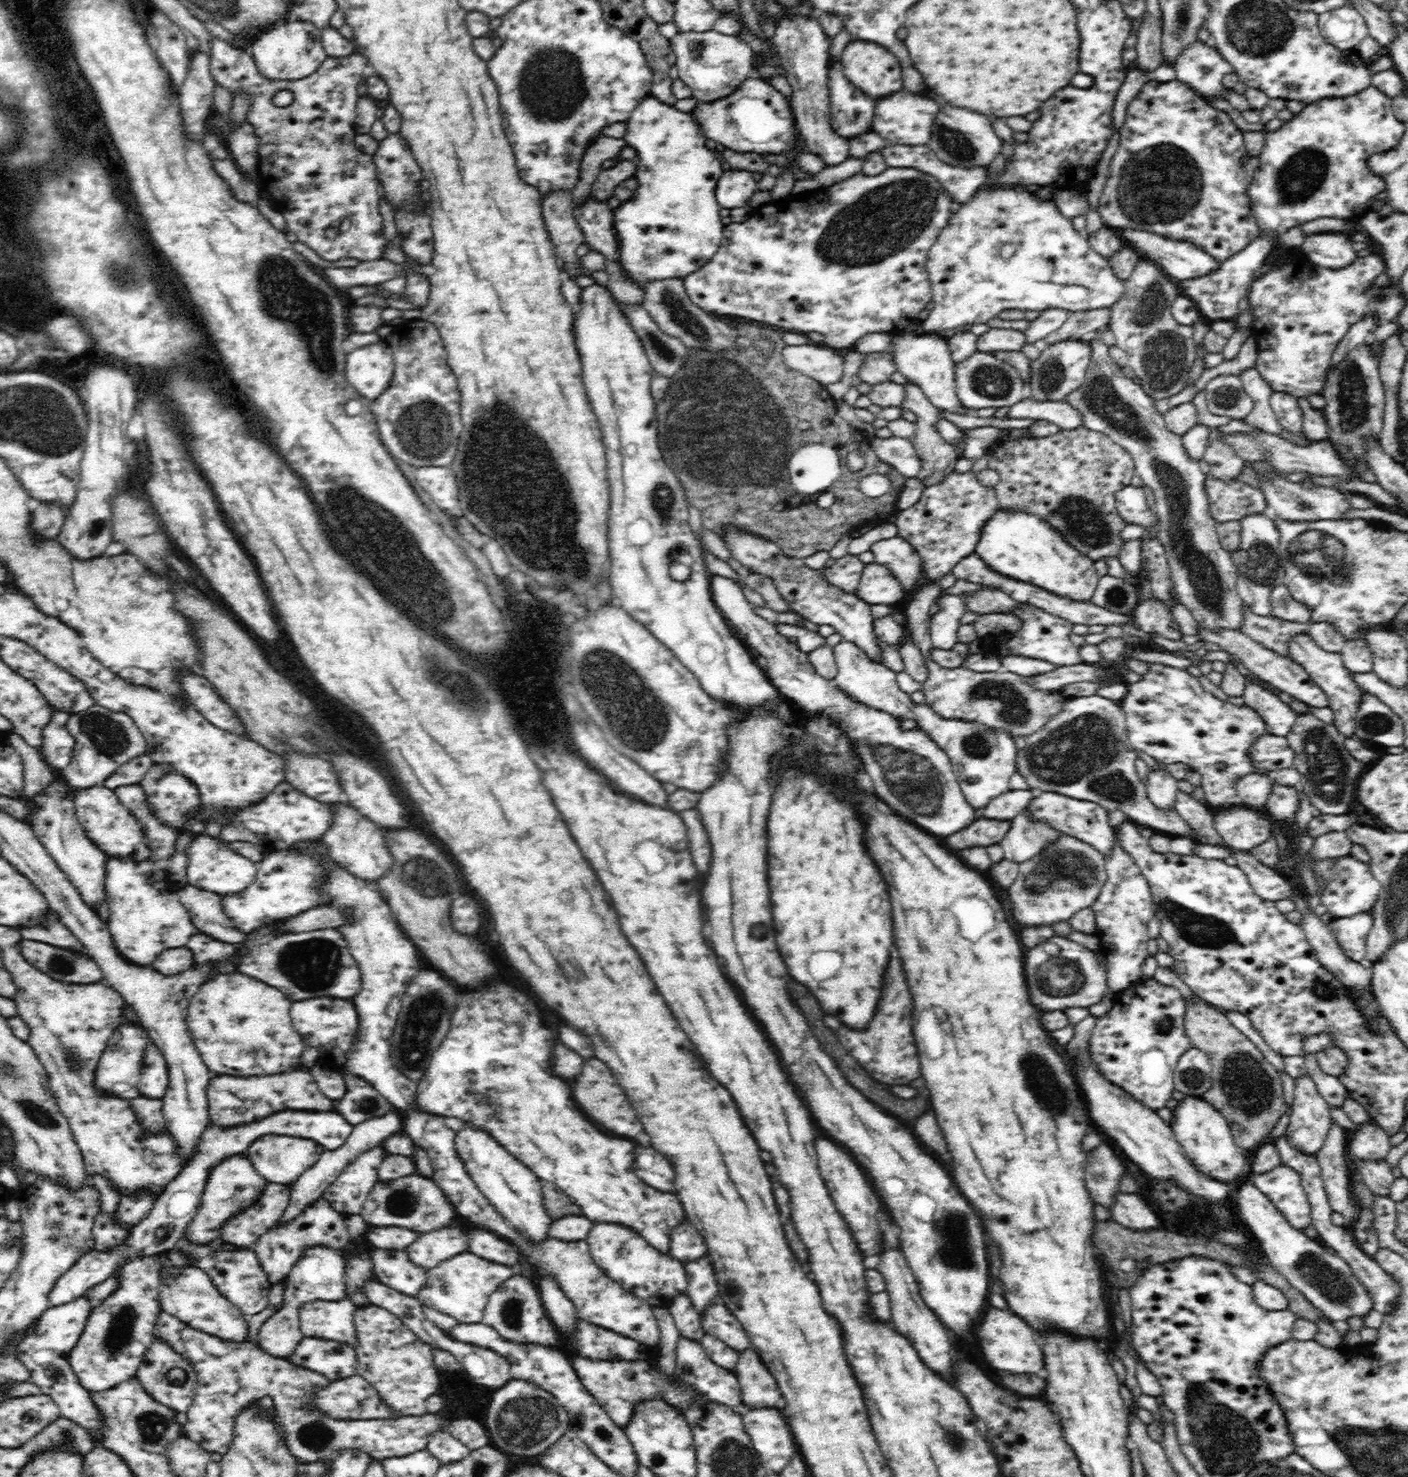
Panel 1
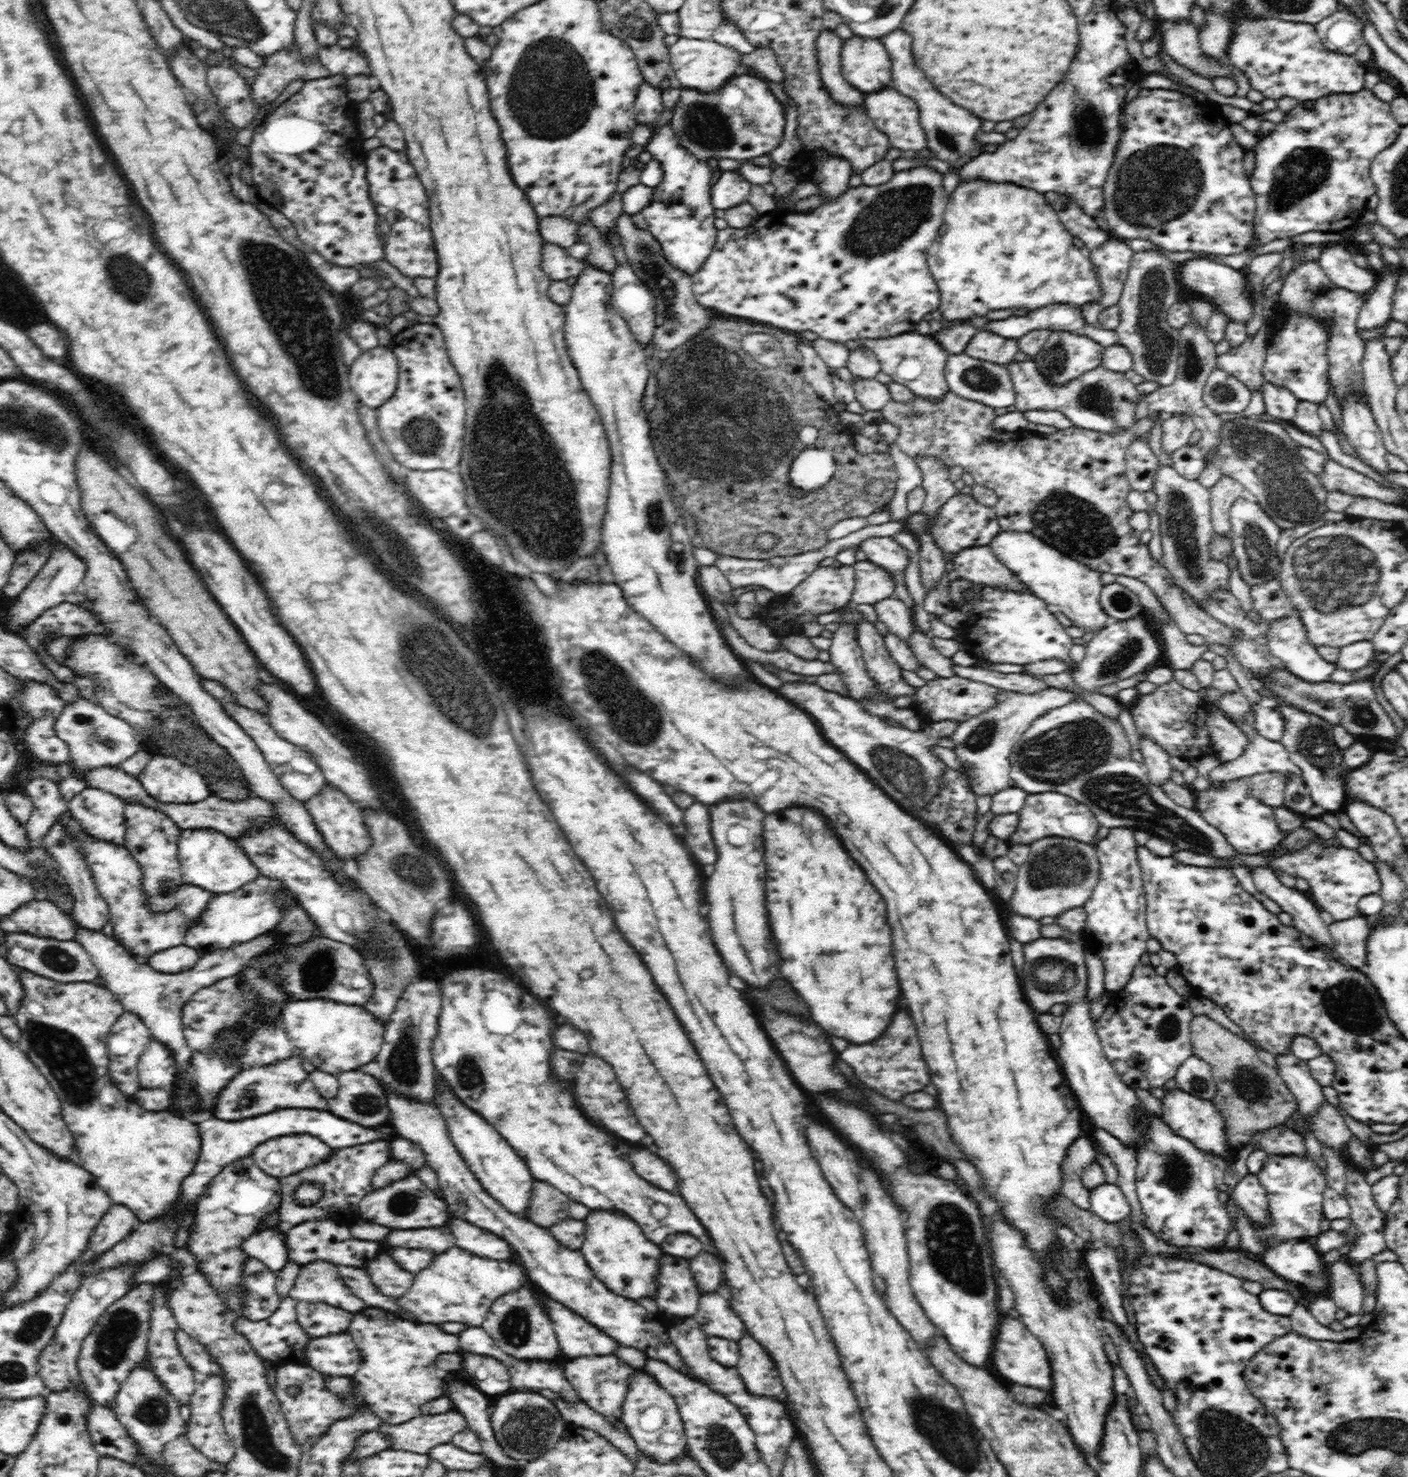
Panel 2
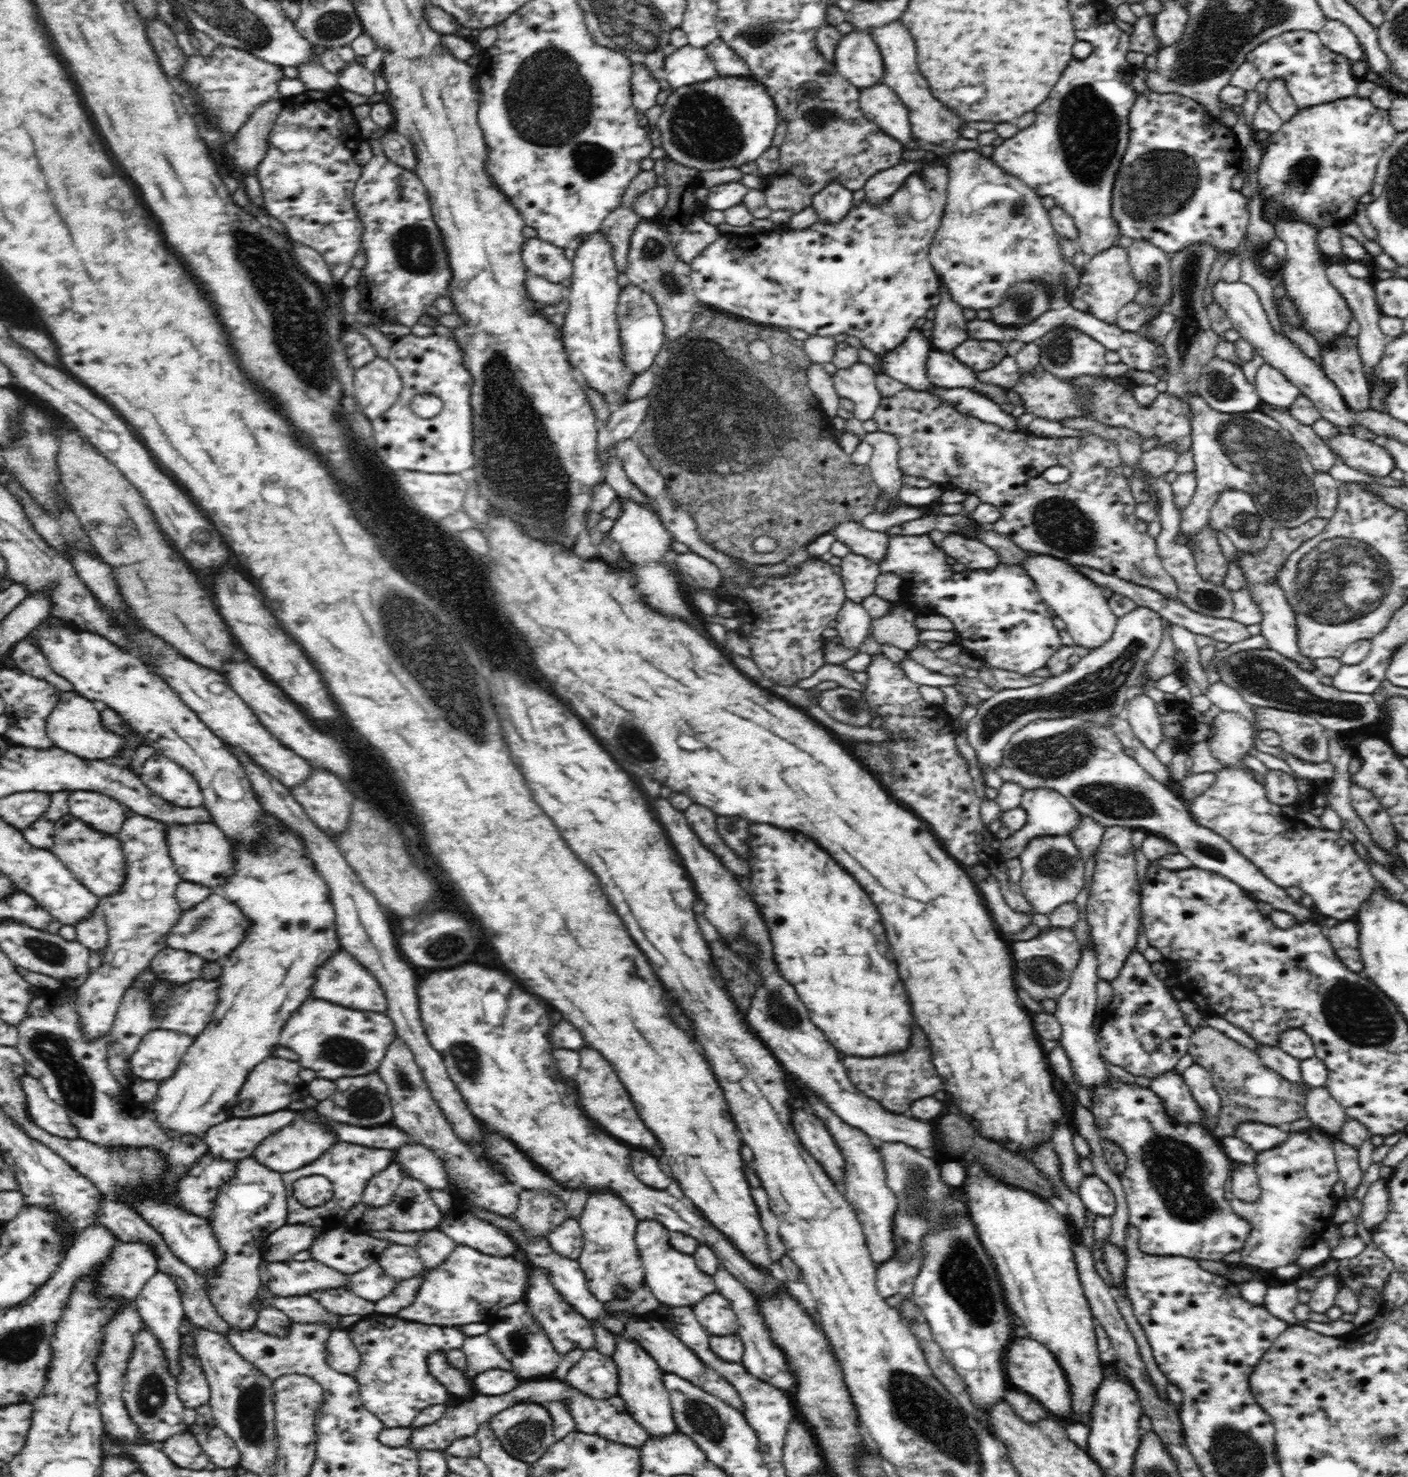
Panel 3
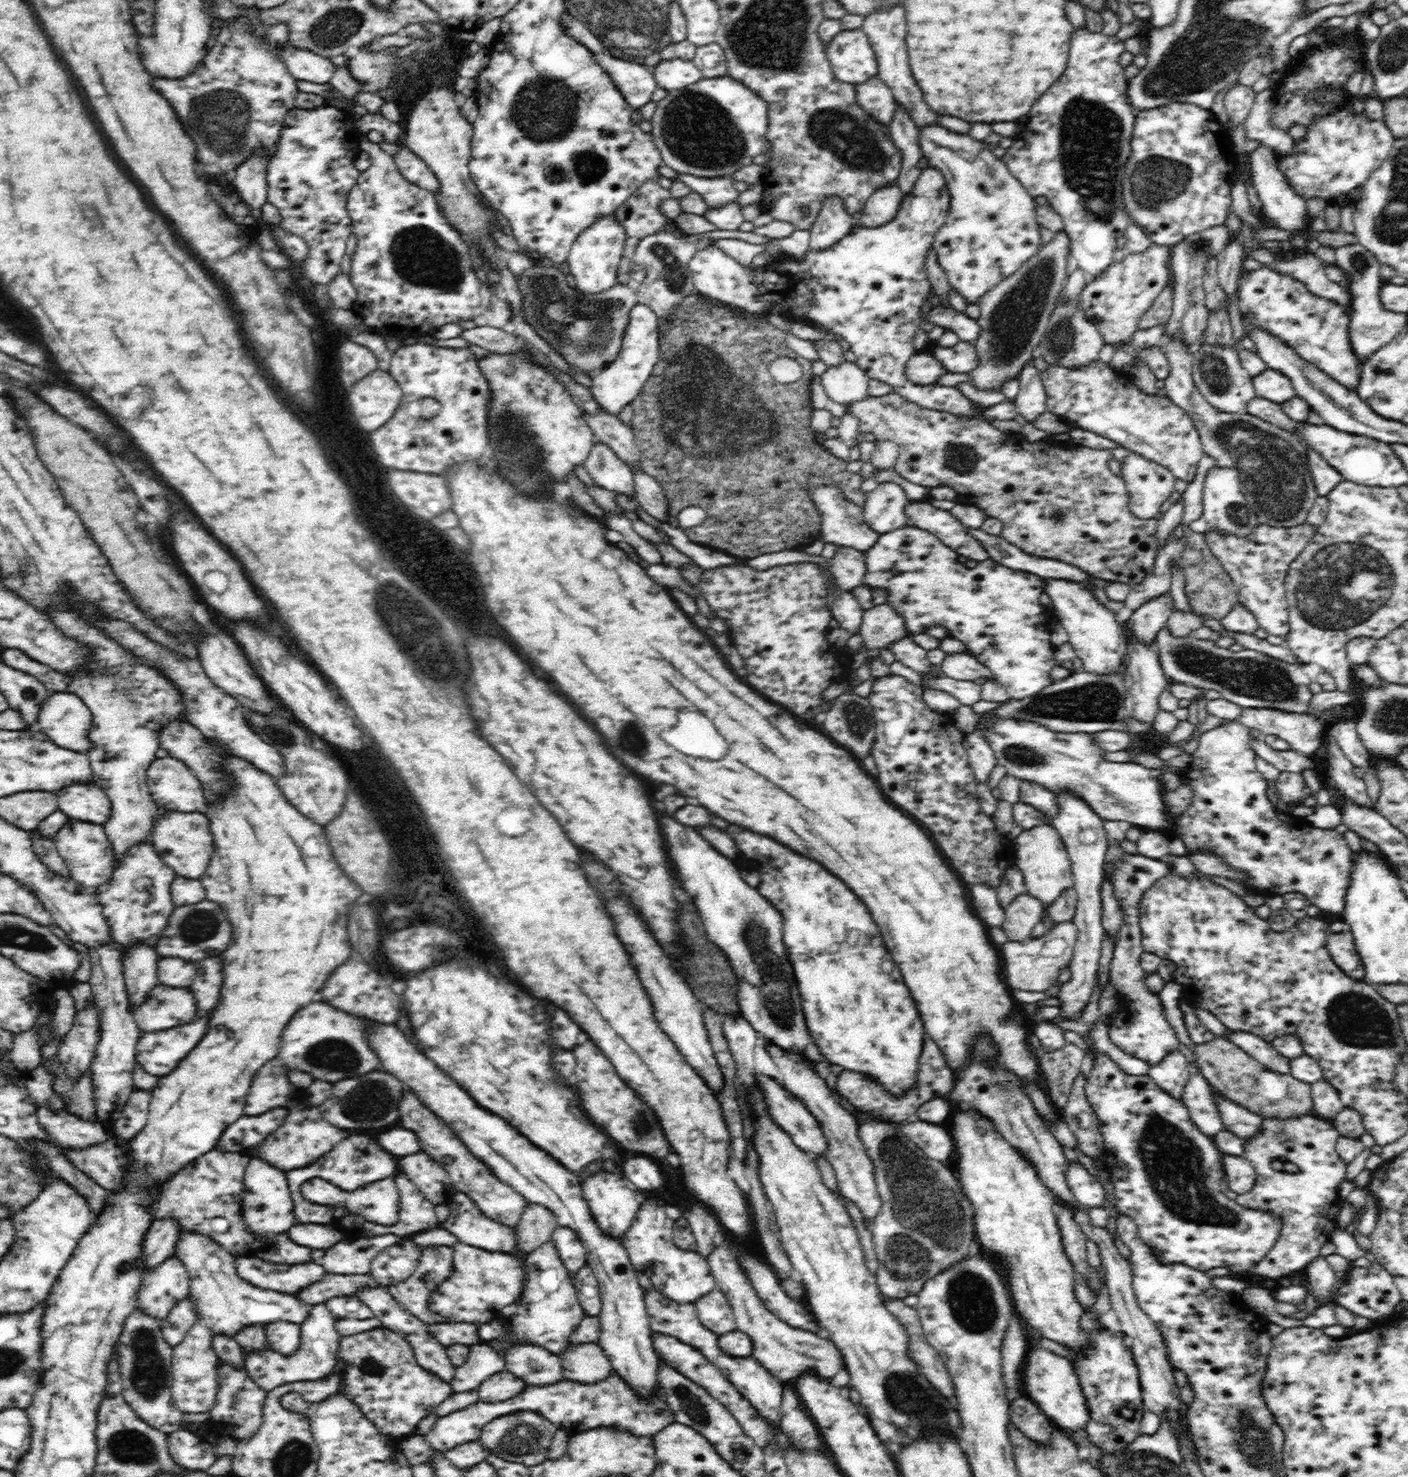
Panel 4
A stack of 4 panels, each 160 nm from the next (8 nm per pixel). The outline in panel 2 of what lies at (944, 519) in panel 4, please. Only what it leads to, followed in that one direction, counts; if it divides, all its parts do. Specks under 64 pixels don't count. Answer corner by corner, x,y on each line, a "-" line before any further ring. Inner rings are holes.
971,546
962,549
953,562
954,575
968,580
975,586
994,586
1016,592
1031,592
1030,587
1022,583
1006,565
1000,562
992,548

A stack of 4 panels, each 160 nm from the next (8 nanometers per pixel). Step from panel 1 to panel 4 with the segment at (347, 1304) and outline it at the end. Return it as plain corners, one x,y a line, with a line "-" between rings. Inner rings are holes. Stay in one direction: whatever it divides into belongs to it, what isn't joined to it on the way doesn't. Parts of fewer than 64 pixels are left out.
181,1228
180,1240
176,1242
174,1255
178,1257
178,1260
188,1271
190,1279
189,1294
191,1298
195,1299
197,1321
188,1330
183,1341
178,1346
172,1347
172,1401
182,1413
210,1413
216,1403
216,1394
218,1394
218,1371
216,1370
218,1370
218,1366
222,1363
213,1349
212,1338
216,1334
234,1337
246,1326
257,1324
258,1326
266,1327
268,1324
278,1322
278,1320
301,1325
309,1317
310,1306
306,1306
304,1302
296,1300
290,1294
280,1294
280,1292
272,1292
272,1290
260,1290
257,1286
252,1286
249,1282
240,1278
235,1269
235,1256
226,1252
218,1243
203,1234

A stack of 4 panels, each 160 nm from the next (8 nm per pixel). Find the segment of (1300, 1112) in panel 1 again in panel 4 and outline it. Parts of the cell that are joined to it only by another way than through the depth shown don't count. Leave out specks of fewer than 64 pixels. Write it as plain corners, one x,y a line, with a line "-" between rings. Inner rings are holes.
1228,1031
1225,1038
1260,1062
1266,1069
1276,1070
1282,1074
1290,1072
1290,1059
1281,1056
1271,1043
1258,1035
1244,1031

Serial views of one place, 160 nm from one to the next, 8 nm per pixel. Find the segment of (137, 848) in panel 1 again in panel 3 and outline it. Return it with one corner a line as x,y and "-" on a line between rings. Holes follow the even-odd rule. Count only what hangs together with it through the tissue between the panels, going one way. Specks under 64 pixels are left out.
94,791
72,792
68,796
68,806
72,816
106,834
117,834
128,817
116,800
106,796
102,798
102,794

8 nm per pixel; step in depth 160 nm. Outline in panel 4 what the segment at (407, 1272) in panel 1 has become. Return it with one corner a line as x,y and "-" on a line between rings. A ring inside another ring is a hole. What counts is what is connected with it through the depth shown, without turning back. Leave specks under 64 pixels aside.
326,1274
322,1280
306,1286
306,1290
302,1288
294,1296
298,1296
300,1300
304,1300
308,1304
322,1304
322,1302
326,1302
326,1300
330,1300
334,1296
350,1296
362,1286
377,1287
378,1283
370,1274
362,1274
362,1276

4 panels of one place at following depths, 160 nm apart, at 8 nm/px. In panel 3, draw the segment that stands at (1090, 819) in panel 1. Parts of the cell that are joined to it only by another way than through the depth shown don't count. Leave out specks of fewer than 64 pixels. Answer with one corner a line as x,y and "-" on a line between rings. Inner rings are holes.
1046,787
1025,790
1021,796
1021,807
1028,815
1026,824
998,843
1003,860
1017,858
1033,838
1044,835
1068,835
1079,823
1080,812
1074,805
1059,792

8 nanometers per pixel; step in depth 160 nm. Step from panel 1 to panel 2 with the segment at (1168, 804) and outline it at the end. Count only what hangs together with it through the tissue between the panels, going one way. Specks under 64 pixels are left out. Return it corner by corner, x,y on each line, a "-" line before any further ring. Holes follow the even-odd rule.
1140,739
1140,752
1144,758
1143,763
1148,767
1148,777
1154,785
1161,787
1166,781
1170,780
1172,767
1168,763
1170,755
1154,741
1154,739

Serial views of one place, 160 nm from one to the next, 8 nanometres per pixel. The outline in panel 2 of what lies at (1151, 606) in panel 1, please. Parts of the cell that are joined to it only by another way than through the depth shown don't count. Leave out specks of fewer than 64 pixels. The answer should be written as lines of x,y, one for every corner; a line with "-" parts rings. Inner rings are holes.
1168,614
1166,622
1157,622
1151,619
1153,628
1158,633
1162,642
1163,651
1168,656
1169,668
1173,670
1191,670
1192,664
1196,660
1202,659
1202,654
1210,650
1211,643
1205,642
1203,645
1195,646
1186,641
1184,634
1176,621

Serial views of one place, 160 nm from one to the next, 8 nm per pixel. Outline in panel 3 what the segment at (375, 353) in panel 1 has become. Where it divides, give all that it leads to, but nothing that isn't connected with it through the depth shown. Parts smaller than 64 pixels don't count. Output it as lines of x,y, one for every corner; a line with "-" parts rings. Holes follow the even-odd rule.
377,356
355,370
353,386
360,412
373,421
398,400
403,382
396,368
387,359

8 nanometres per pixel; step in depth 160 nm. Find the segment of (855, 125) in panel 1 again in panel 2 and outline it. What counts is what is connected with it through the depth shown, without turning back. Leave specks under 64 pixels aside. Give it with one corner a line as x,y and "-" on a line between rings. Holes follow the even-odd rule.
824,29
816,42
820,79
830,96
847,108
863,108
864,93
855,89
842,74
841,48
843,42
834,31

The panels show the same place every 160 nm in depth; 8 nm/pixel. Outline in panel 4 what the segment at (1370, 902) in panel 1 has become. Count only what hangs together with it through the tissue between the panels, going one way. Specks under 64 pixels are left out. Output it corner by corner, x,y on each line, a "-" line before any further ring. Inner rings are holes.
1236,720
1200,735
1198,748
1191,754
1193,761
1180,774
1181,784
1190,785
1192,798
1188,808
1175,819
1178,838
1184,842
1187,852
1209,850
1228,866
1243,870
1247,877
1238,883
1246,889
1278,895
1300,892
1307,897
1308,904
1314,904
1324,912
1341,914
1353,867
1352,850
1335,829
1316,828
1305,817
1289,816
1288,812
1272,804
1266,791
1270,782
1256,769
1257,754
1250,748
1250,737
1249,729

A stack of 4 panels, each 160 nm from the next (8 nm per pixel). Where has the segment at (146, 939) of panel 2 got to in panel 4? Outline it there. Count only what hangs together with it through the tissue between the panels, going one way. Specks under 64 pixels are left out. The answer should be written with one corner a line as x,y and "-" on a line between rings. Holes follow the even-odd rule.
68,820
68,824
64,824
56,832
53,841
60,856
64,859
64,863
70,869
70,876
74,881
94,890
103,889
110,882
113,877
115,858
103,825

